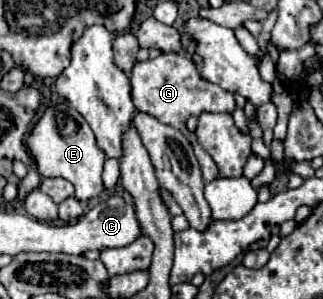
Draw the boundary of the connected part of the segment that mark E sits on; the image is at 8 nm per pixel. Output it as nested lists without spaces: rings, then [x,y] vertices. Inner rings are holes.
[[[67,103],[51,105],[45,109],[43,117],[33,127],[29,139],[27,139],[29,151],[37,163],[37,169],[43,177],[63,177],[75,187],[75,199],[81,203],[87,203],[103,193],[103,161],[105,153],[97,147],[93,131],[89,129],[89,123]]]

